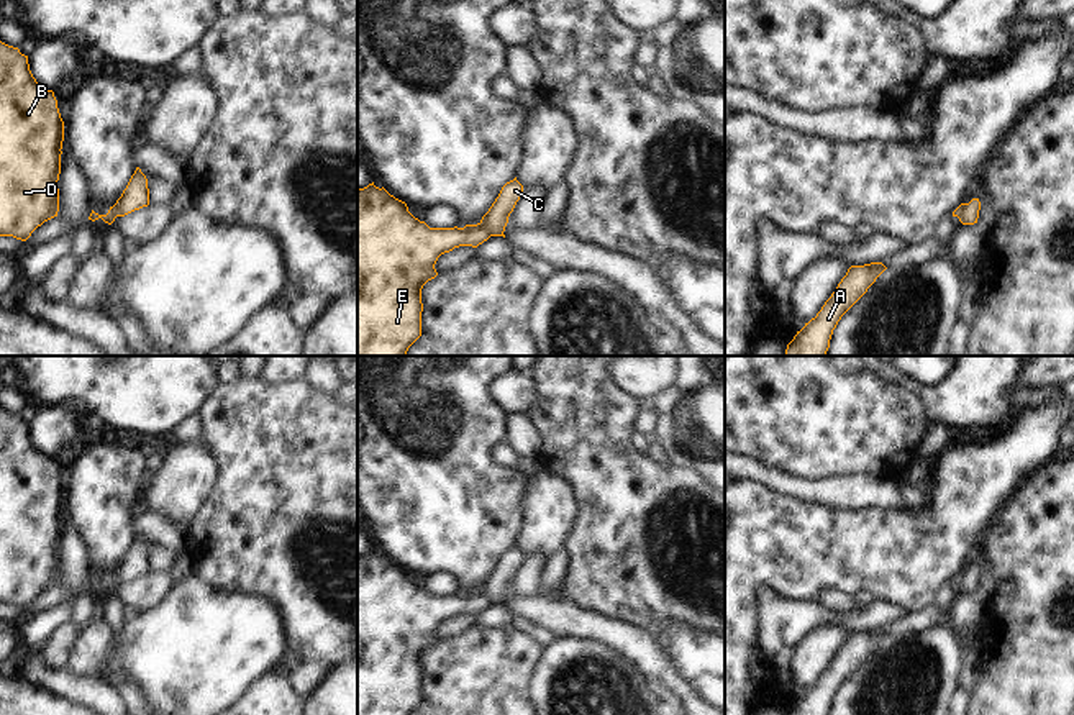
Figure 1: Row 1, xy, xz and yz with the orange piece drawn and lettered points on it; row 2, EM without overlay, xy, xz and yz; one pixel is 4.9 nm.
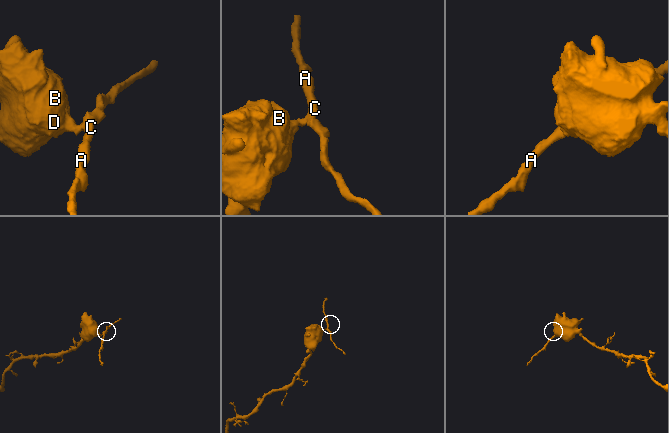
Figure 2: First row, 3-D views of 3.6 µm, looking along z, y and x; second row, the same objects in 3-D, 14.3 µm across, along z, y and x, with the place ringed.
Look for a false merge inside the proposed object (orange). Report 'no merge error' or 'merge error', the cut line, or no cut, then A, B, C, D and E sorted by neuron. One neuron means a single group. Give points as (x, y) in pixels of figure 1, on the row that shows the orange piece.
merge error; cut in xz along (481, 222), (491, 235); A C / B D E

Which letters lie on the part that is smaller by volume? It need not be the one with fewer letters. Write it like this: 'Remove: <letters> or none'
Remove: A, C

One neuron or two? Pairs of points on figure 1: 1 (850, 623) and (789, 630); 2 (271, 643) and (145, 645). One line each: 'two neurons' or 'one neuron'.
1: one neuron
2: one neuron

